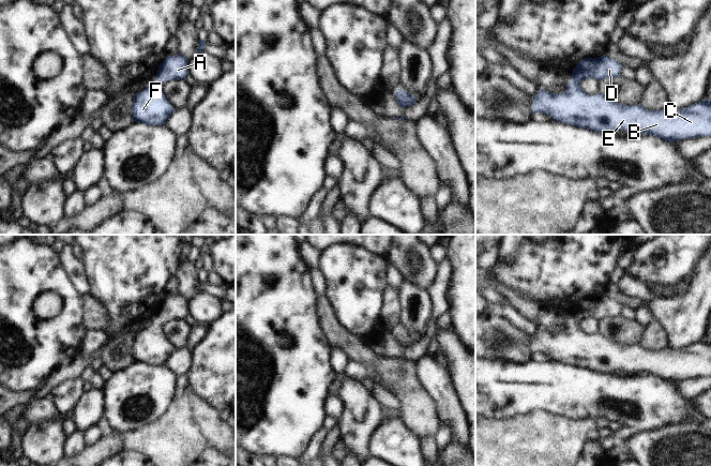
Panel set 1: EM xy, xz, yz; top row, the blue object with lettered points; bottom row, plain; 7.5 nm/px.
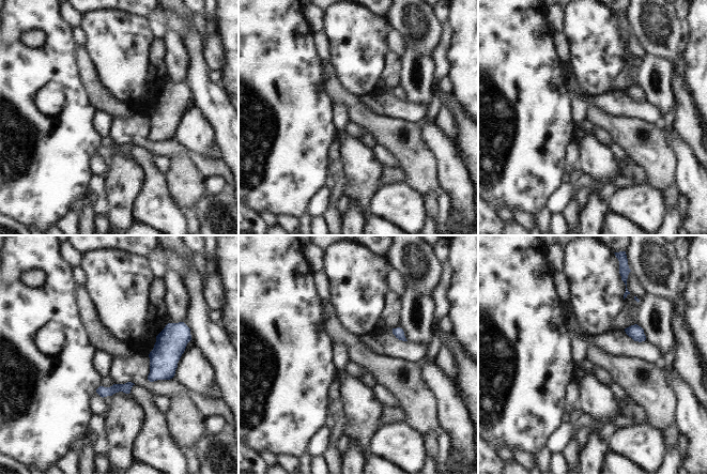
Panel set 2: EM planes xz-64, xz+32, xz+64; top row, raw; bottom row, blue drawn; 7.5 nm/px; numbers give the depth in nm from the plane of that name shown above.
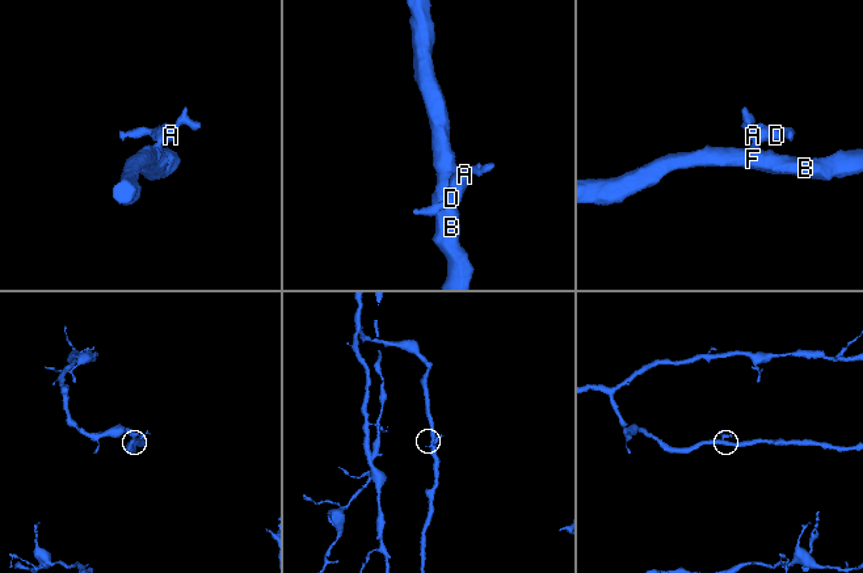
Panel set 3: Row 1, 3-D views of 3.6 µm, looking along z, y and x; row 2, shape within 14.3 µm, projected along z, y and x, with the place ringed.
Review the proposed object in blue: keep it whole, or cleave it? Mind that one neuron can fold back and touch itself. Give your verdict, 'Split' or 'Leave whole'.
Leave whole.

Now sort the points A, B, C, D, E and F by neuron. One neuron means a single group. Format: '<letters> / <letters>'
A B C D E F

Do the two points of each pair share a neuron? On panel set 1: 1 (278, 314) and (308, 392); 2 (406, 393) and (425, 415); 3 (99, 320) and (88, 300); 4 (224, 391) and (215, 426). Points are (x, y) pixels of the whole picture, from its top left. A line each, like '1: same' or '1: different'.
1: same
2: same
3: same
4: different

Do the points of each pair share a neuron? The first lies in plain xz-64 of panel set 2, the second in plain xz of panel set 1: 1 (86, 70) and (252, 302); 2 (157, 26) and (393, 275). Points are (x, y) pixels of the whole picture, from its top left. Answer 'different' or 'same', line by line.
1: different
2: same

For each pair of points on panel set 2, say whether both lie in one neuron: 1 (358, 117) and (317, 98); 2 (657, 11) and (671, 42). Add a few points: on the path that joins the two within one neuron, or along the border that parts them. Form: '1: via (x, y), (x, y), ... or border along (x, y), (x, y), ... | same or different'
1: border along (322, 80), (324, 91), (333, 104) | different
2: via (657, 18), (657, 28), (663, 34) | same

